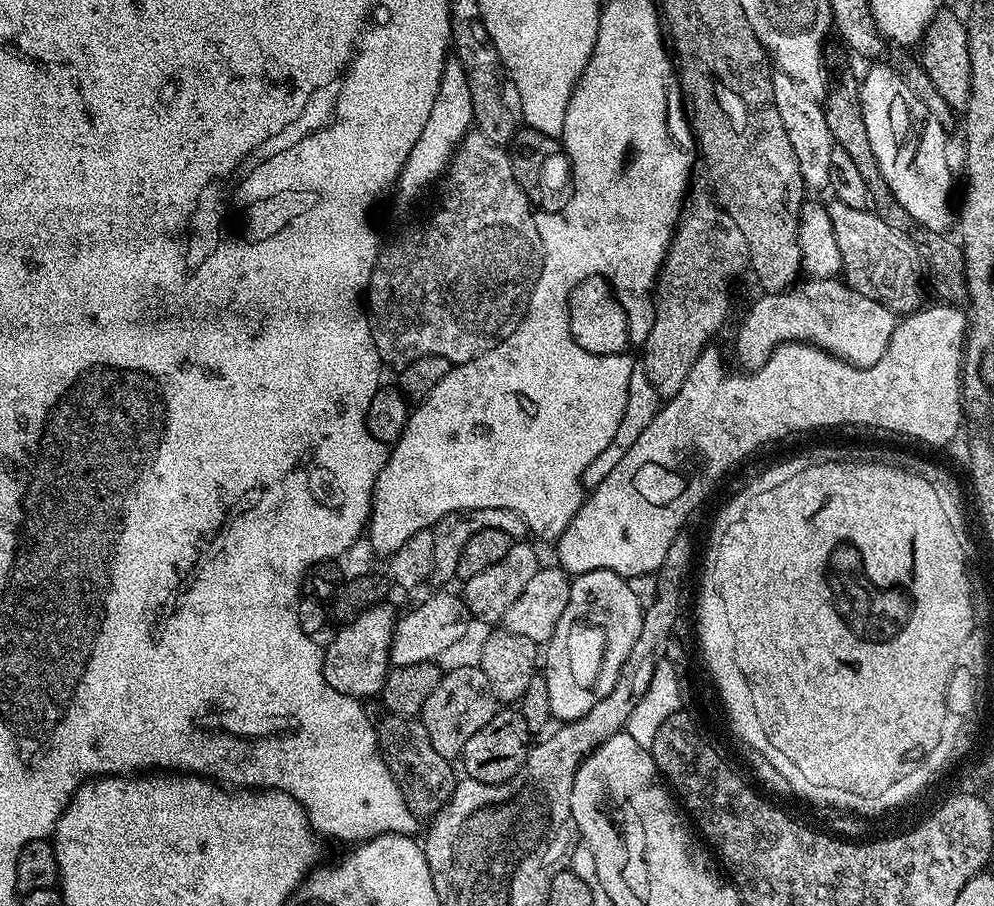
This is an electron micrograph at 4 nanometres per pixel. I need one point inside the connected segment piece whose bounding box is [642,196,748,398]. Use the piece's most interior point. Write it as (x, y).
(707, 251)

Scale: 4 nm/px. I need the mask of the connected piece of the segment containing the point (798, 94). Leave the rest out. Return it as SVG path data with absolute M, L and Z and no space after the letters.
M773 71L774 102L778 105L778 114L782 114L782 123L786 125L786 135L790 138L790 146L794 146L794 155L798 157L798 168L802 170L802 178L809 189L816 192L827 189L830 185L830 162L834 141L830 134L830 126L826 126L826 114L819 99L813 98L790 78L790 74Z

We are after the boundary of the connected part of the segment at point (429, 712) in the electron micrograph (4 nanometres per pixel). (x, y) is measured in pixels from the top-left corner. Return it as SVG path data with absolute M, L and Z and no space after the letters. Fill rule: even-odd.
M472 666L456 668L453 672L445 671L438 686L434 686L430 698L426 698L419 719L423 721L434 749L444 759L452 762L463 757L466 742L470 742L470 738L474 738L474 734L478 734L478 730L482 730L486 722L490 722L490 718L494 718L497 710L498 701L490 686L490 678L486 678L479 666Z

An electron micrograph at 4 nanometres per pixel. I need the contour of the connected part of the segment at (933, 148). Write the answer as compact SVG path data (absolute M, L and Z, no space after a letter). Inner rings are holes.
M872 68L868 73L863 74L862 83L860 85L860 105L862 106L862 114L866 122L866 135L870 137L870 150L874 150L874 158L878 162L878 166L882 170L882 178L886 178L886 182L890 186L890 190L894 190L894 198L898 198L898 202L902 202L902 206L906 206L906 210L913 218L918 218L918 222L922 226L926 226L935 232L947 233L948 227L953 227L954 224L954 204L951 204L948 199L952 196L952 168L948 165L948 156L944 153L944 132L945 125L935 119L927 108L923 107L920 102L920 97L912 90L911 83L907 79L904 80L892 68Z

